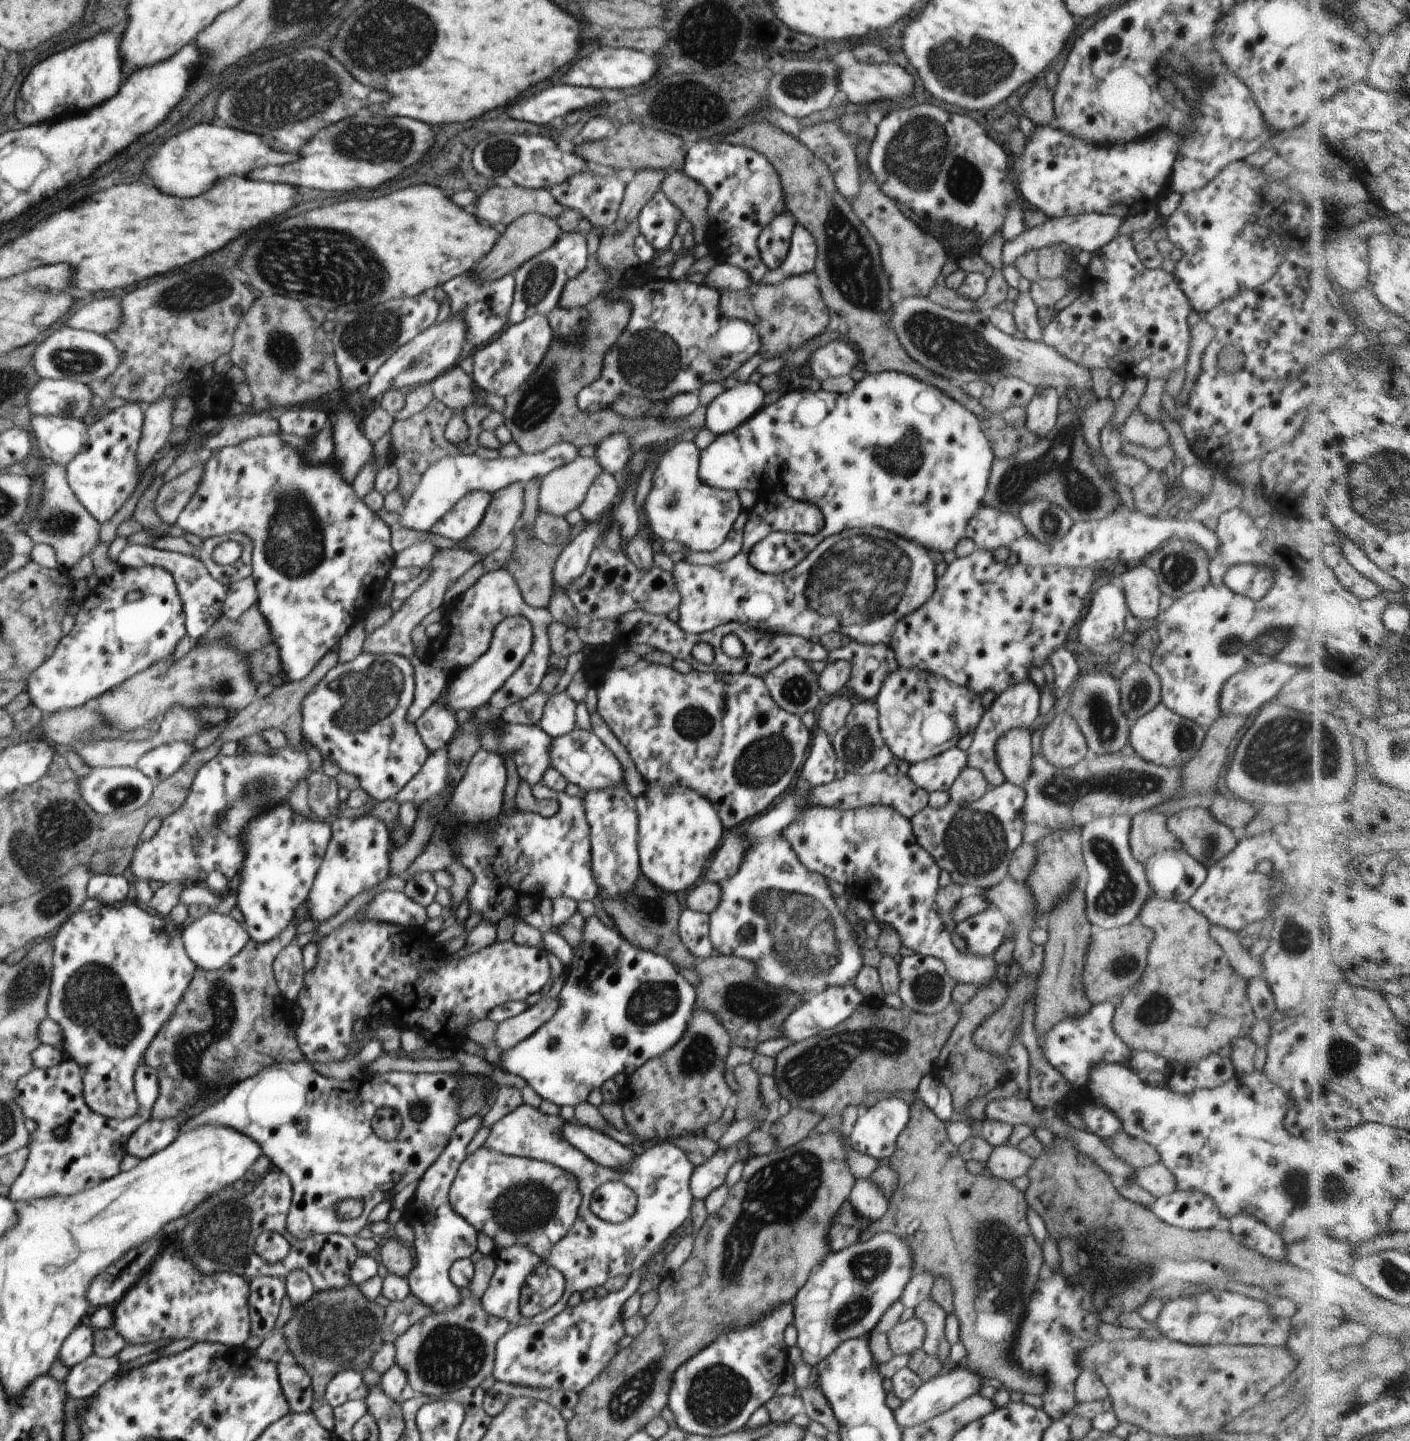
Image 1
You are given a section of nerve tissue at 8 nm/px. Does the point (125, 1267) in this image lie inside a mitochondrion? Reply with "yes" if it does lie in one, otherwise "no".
no

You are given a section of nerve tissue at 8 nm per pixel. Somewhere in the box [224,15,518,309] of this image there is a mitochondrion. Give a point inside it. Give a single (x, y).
(382, 141)

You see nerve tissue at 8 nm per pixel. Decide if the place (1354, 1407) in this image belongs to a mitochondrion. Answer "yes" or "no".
no

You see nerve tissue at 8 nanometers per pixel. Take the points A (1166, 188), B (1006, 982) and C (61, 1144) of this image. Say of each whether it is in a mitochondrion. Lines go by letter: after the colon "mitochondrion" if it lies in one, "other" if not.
A: other
B: other
C: other

